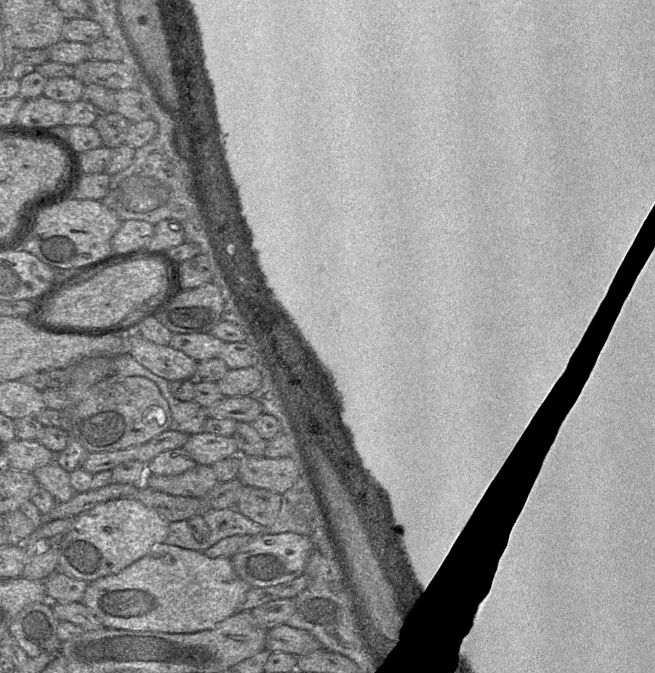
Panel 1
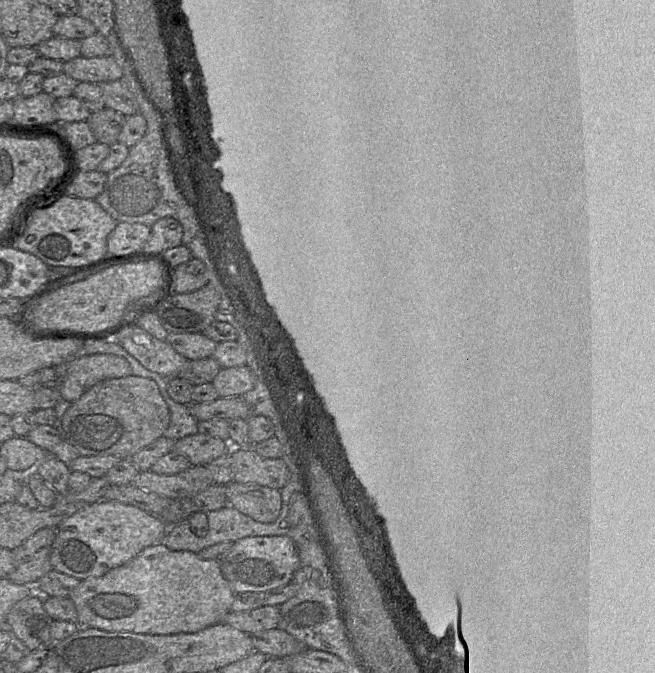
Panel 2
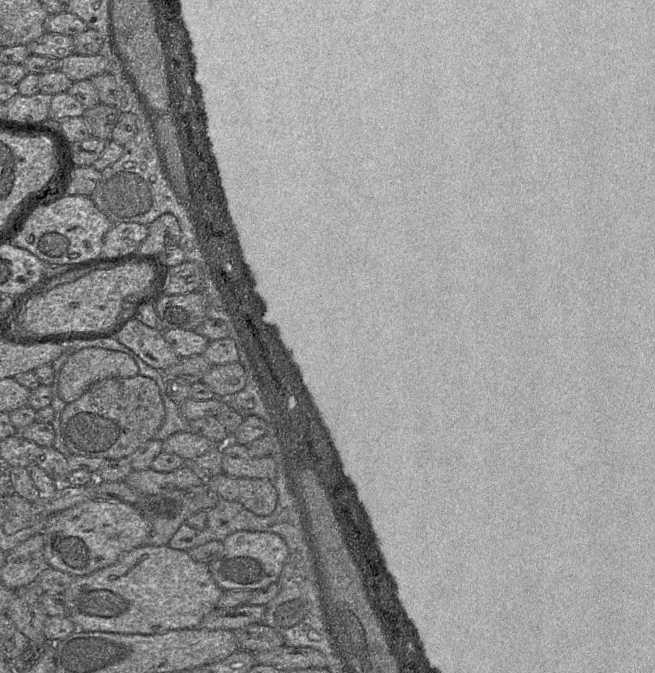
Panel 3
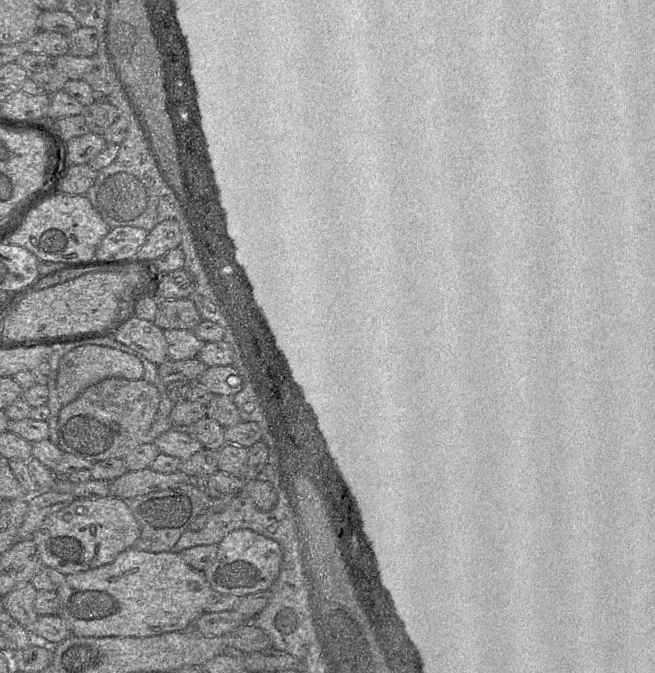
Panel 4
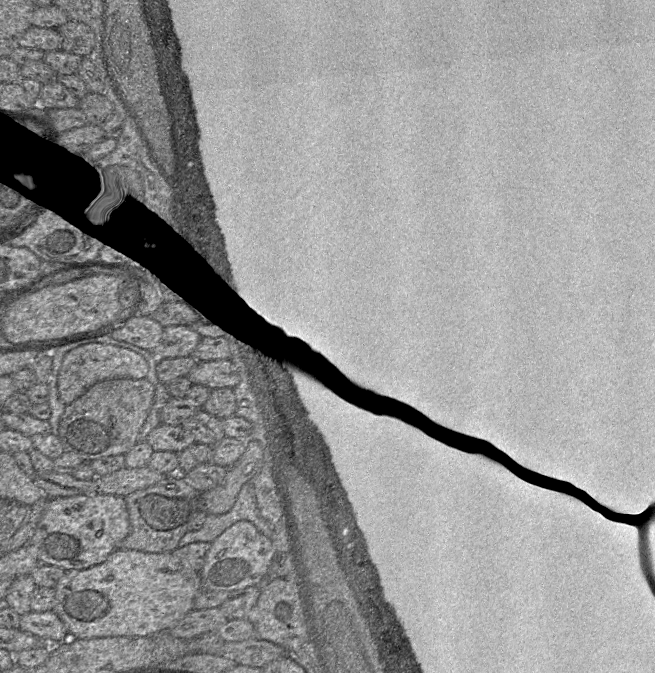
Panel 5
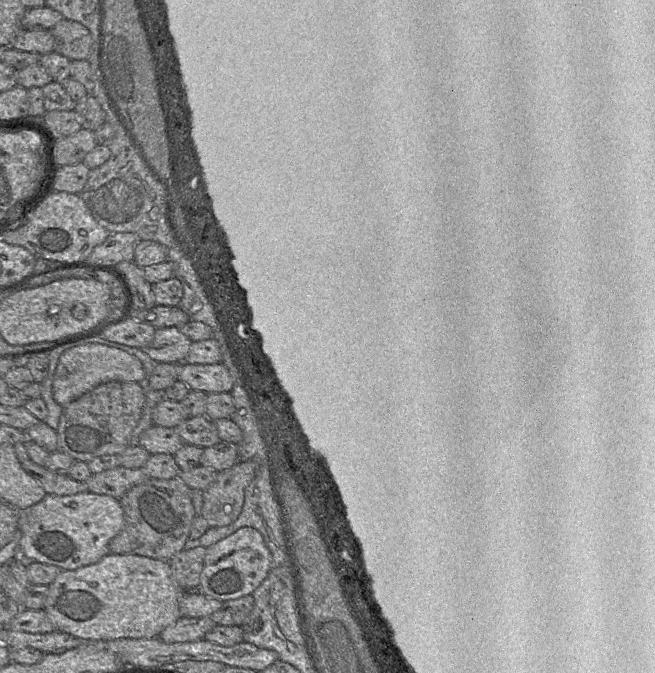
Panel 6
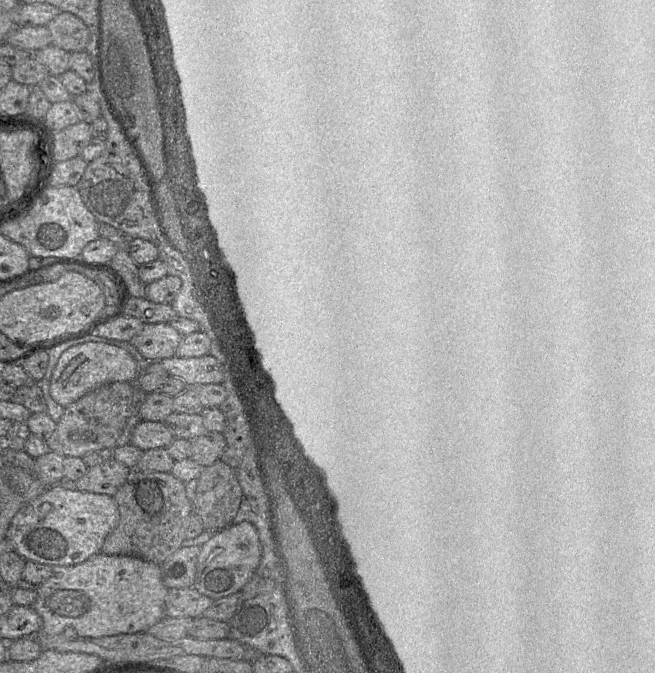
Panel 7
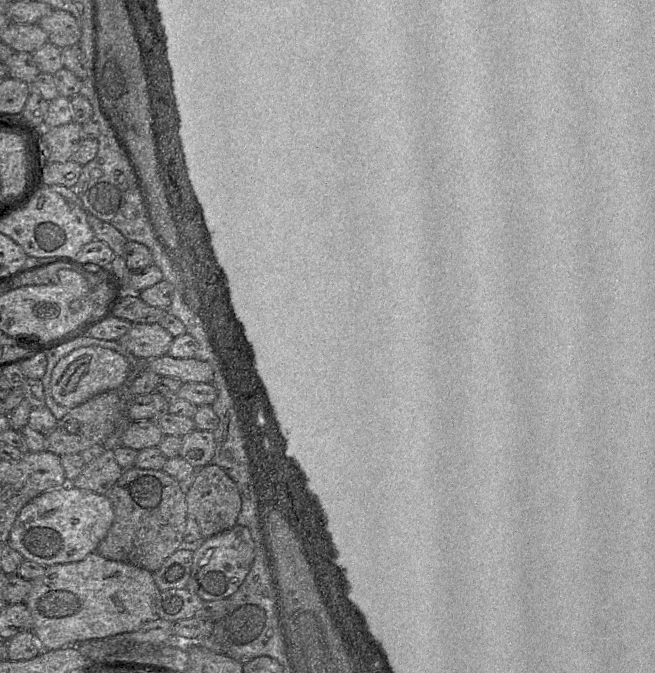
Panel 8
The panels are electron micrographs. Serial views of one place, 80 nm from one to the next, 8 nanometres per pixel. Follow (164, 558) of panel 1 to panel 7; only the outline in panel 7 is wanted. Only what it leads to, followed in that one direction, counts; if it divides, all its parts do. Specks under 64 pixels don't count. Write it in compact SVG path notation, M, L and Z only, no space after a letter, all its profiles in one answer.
M98 553L85 562L73 566L53 566L52 575L38 586L38 596L32 607L37 611L43 621L40 634L55 636L72 630L81 638L101 638L126 634L137 634L147 632L150 627L166 617L165 599L169 589L162 581L162 567L156 563L143 560L135 556L114 556Z

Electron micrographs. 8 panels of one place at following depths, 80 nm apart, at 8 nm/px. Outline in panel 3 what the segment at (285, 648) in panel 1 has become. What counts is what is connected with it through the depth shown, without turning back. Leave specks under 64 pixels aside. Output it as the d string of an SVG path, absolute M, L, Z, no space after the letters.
M252 624L233 632L239 649L251 653L272 650L284 645L281 636L264 624Z

